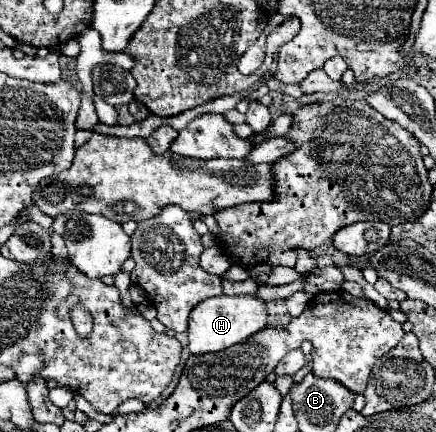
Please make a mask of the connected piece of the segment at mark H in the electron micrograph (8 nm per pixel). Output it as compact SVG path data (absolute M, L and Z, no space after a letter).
M220 295L206 299L190 311L188 319L188 349L190 353L216 353L226 347L232 347L236 343L246 341L254 333L262 331L266 327L268 311L266 303L256 295Z

